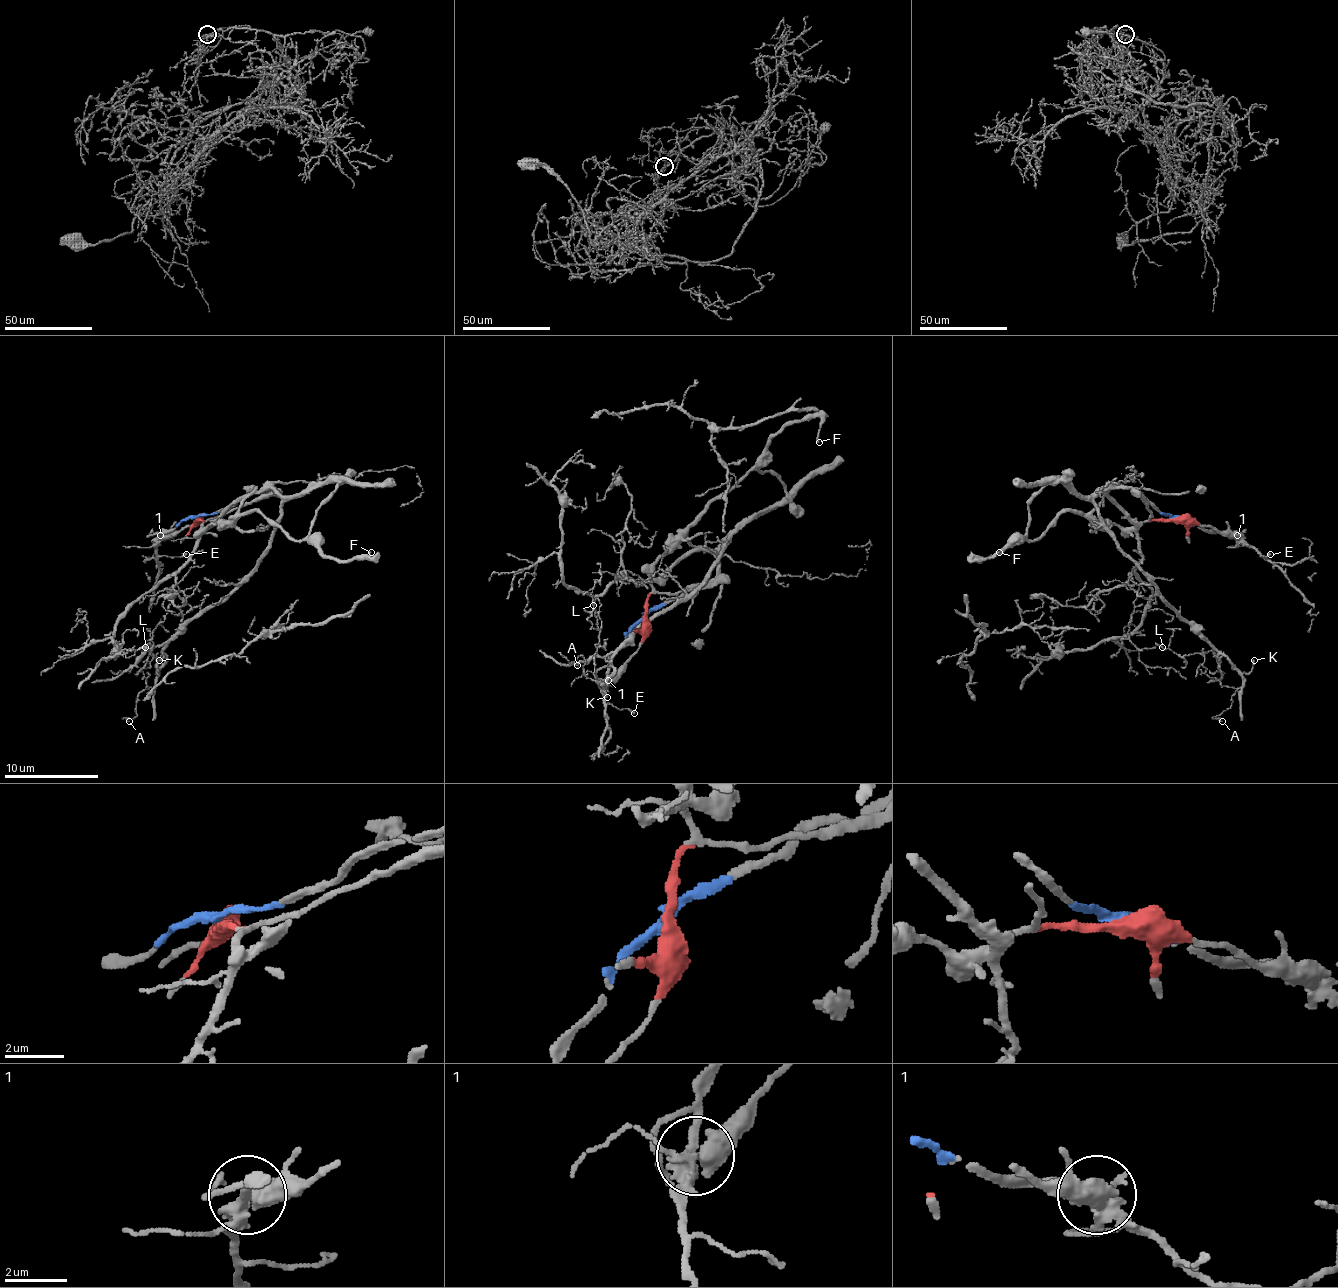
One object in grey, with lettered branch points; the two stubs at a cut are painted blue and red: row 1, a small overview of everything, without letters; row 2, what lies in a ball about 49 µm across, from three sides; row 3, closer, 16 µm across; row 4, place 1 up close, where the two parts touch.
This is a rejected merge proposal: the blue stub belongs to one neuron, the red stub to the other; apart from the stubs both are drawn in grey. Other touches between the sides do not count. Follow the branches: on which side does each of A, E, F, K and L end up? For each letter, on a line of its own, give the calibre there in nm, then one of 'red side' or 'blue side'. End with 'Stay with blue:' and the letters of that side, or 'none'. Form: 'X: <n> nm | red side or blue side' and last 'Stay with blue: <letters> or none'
A: 130 nm | blue side
E: 140 nm | blue side
F: 190 nm | red side
K: 140 nm | blue side
L: 120 nm | blue side
Stay with blue: A, E, K, L

